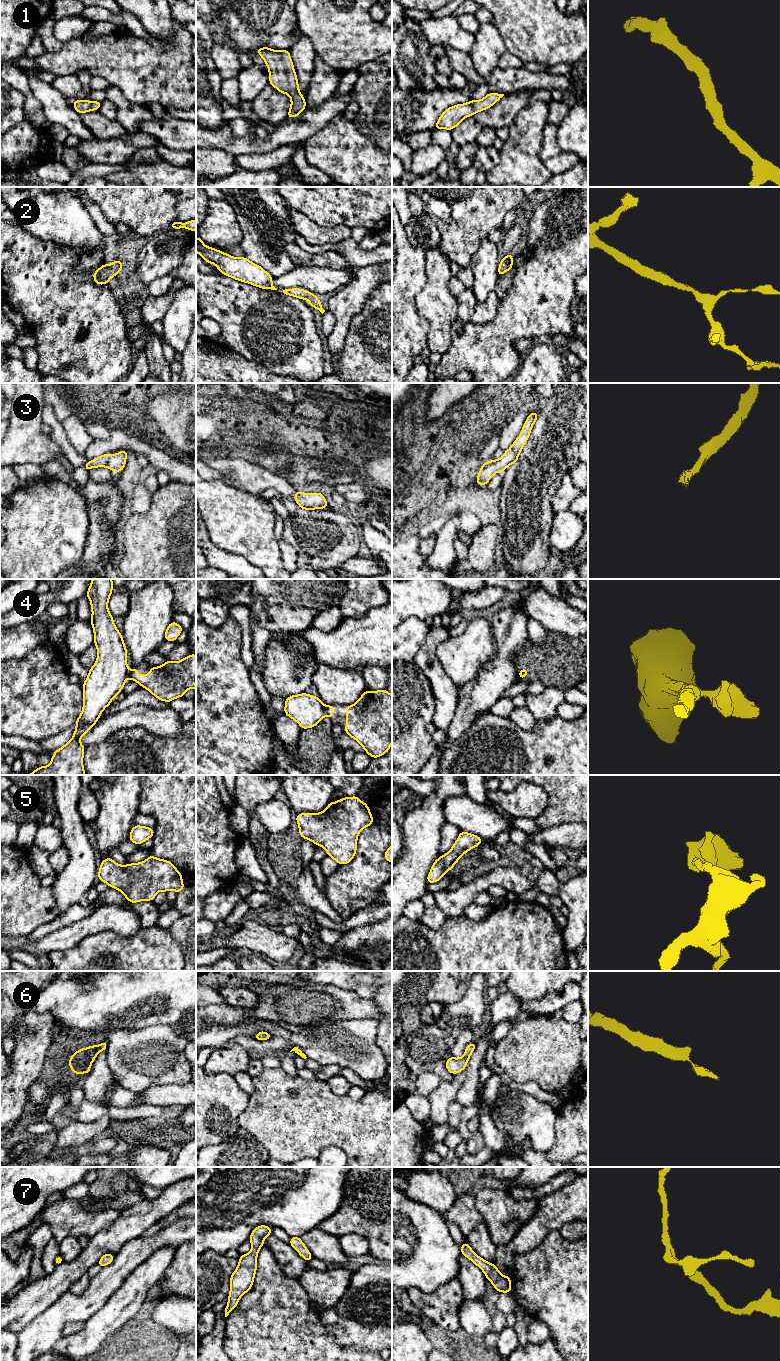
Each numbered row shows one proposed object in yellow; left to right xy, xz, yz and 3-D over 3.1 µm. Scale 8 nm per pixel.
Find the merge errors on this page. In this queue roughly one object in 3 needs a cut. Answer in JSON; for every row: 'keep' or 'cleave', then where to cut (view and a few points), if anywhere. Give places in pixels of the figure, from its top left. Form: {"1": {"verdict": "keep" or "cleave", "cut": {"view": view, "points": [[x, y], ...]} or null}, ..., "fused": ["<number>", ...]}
{"1": {"verdict": "keep", "cut": null}, "2": {"verdict": "keep", "cut": null}, "3": {"verdict": "keep", "cut": null}, "4": {"verdict": "cleave", "cut": {"view": "xz", "points": [[324, 706], [326, 714]]}}, "5": {"verdict": "keep", "cut": null}, "6": {"verdict": "keep", "cut": null}, "7": {"verdict": "keep", "cut": null}, "fused": ["4"]}

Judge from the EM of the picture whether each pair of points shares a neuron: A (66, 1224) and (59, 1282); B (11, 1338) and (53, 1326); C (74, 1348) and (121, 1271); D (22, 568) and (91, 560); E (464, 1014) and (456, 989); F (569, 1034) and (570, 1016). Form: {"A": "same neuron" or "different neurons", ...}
{"A": "different neurons", "B": "different neurons", "C": "different neurons", "D": "different neurons", "E": "different neurons", "F": "different neurons"}

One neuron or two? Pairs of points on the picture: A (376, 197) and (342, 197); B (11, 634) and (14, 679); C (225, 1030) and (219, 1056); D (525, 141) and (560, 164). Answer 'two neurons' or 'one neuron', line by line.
A: one neuron
B: two neurons
C: two neurons
D: two neurons

